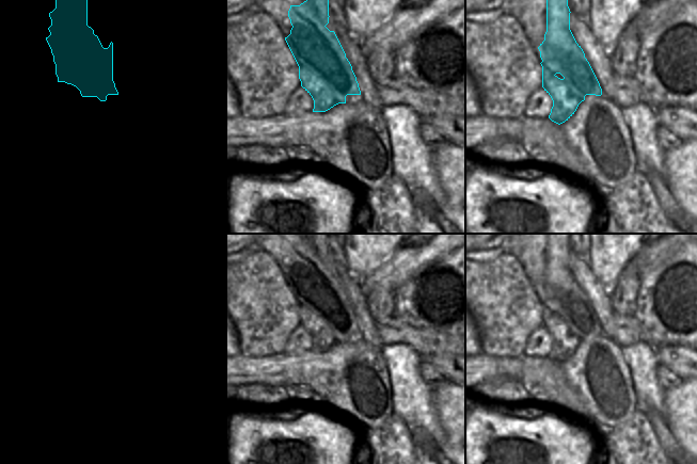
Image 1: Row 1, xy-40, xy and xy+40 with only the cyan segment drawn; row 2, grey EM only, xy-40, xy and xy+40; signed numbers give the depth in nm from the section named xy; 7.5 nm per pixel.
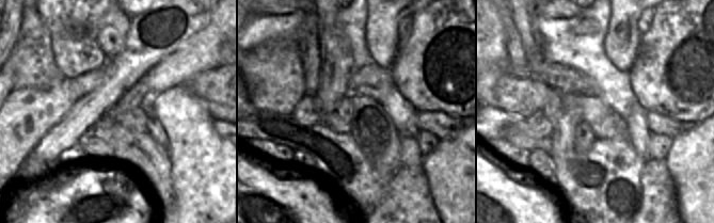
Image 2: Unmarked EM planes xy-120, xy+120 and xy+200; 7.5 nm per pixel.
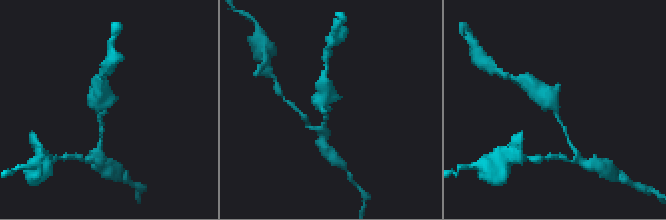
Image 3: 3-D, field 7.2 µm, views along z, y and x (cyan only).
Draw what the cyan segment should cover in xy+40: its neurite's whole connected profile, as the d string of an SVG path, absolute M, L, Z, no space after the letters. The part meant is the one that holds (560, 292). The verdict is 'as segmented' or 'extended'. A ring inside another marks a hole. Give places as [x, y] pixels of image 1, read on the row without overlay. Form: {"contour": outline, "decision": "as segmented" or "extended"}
{"contour": "M546 234L546 271L538 286L542 299L542 326L553 339L549 357L558 364L574 353L586 334L602 334L600 322L570 269L569 235Z", "decision": "as segmented"}

